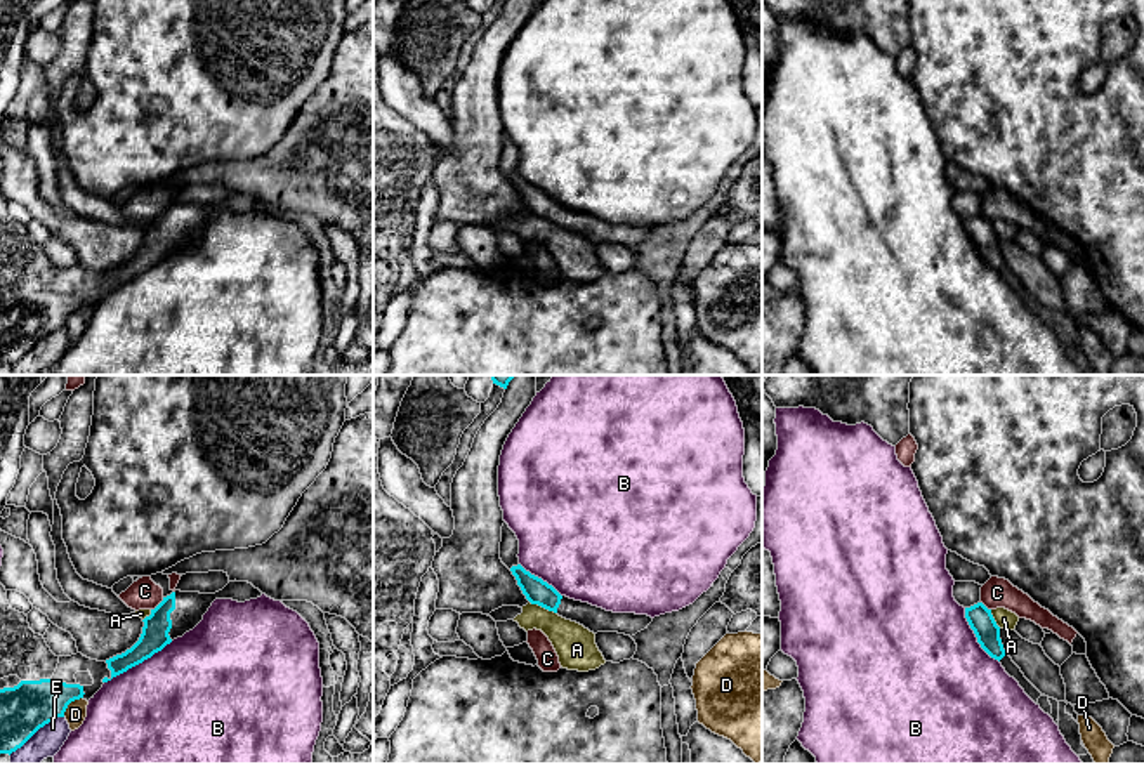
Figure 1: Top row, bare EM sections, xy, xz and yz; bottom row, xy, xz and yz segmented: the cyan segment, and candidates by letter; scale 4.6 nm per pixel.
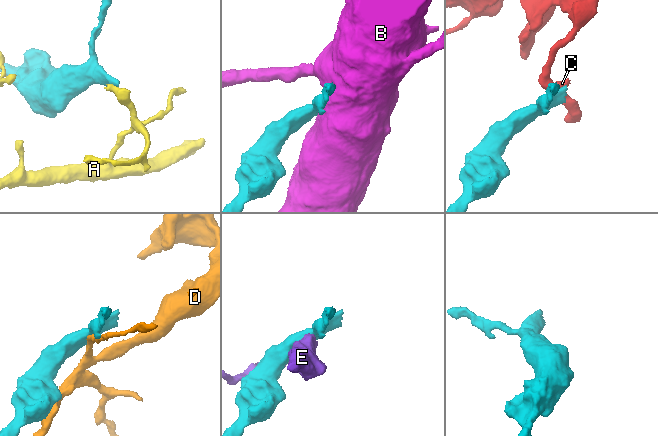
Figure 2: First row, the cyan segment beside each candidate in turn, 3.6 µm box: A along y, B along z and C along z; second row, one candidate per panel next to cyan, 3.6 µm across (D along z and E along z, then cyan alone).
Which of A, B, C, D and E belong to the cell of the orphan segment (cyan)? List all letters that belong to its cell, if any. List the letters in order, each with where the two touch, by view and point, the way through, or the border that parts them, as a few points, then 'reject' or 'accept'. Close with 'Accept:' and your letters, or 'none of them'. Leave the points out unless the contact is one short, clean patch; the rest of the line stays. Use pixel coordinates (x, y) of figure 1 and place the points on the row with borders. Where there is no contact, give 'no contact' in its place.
A: contact xz (544, 606); border xz (530, 601), (556, 613); reject
B: contact xy (138, 664); reject
C: contact xy (158, 605); border xy (164, 598), (151, 610); reject
D: contact xy (70, 702); reject
E: contact xy (35, 731); reject
Accept: none of them

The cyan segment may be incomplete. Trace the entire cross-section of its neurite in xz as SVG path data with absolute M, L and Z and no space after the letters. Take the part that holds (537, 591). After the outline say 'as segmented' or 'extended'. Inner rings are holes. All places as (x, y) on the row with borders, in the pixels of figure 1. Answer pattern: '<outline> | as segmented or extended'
M521 564L510 568L523 594L531 604L538 604L559 616L576 622L590 632L618 632L635 636L653 622L648 615L613 613L588 603L561 596L552 585L526 571Z | extended

